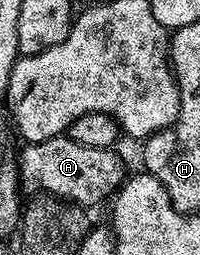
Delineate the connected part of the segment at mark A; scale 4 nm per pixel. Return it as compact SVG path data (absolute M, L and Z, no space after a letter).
M69 136L33 142L22 148L24 150L17 157L17 165L24 191L42 191L44 195L73 202L76 206L92 208L102 198L110 199L125 181L123 162L115 155L114 149L85 148L85 144L77 144Z

